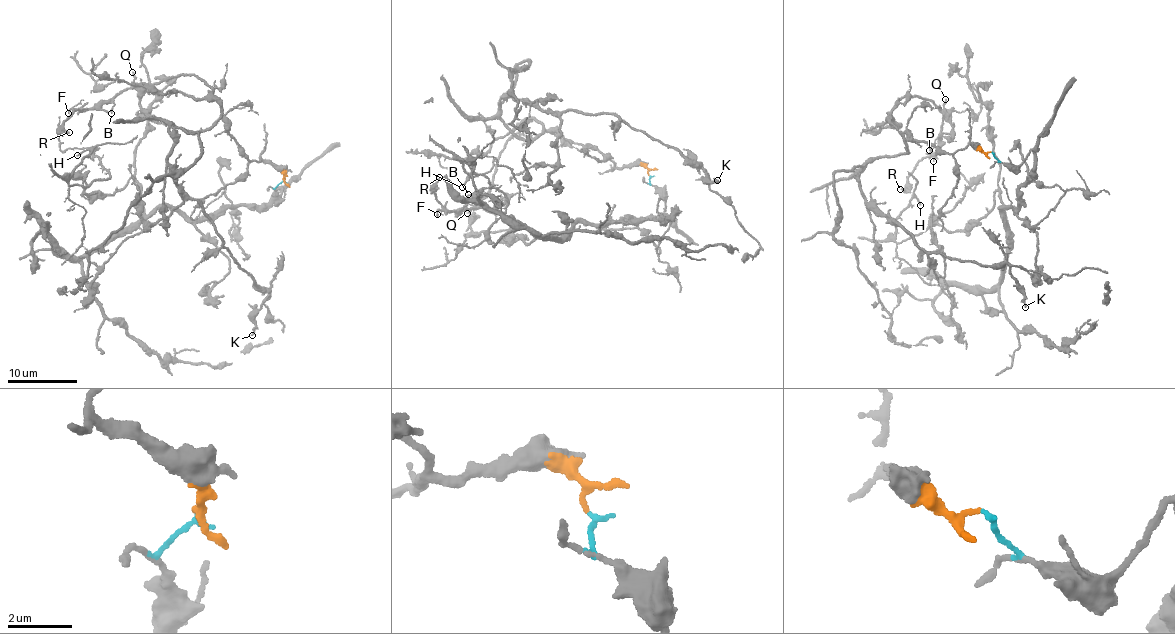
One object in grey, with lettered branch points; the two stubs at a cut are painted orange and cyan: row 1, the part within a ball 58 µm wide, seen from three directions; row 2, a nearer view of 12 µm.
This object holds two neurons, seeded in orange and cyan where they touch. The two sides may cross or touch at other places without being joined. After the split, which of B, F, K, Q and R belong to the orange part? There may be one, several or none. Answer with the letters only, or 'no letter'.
B, F, K, Q, R

